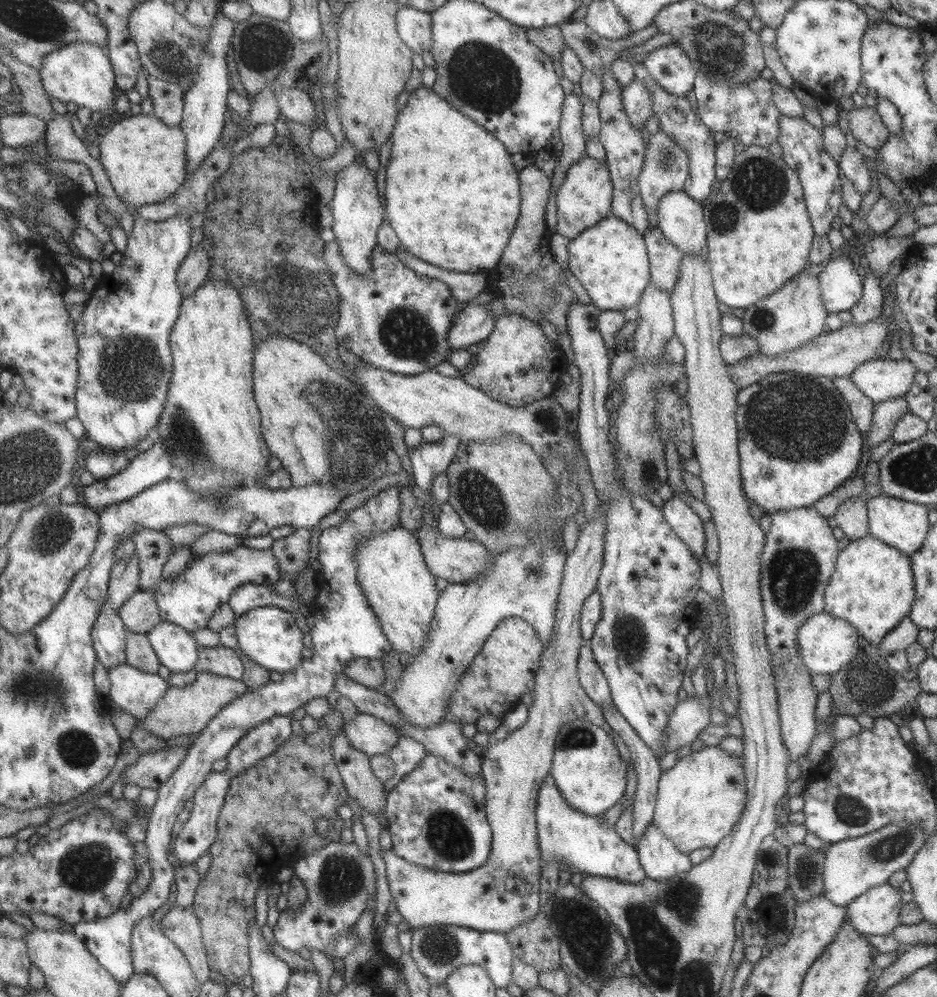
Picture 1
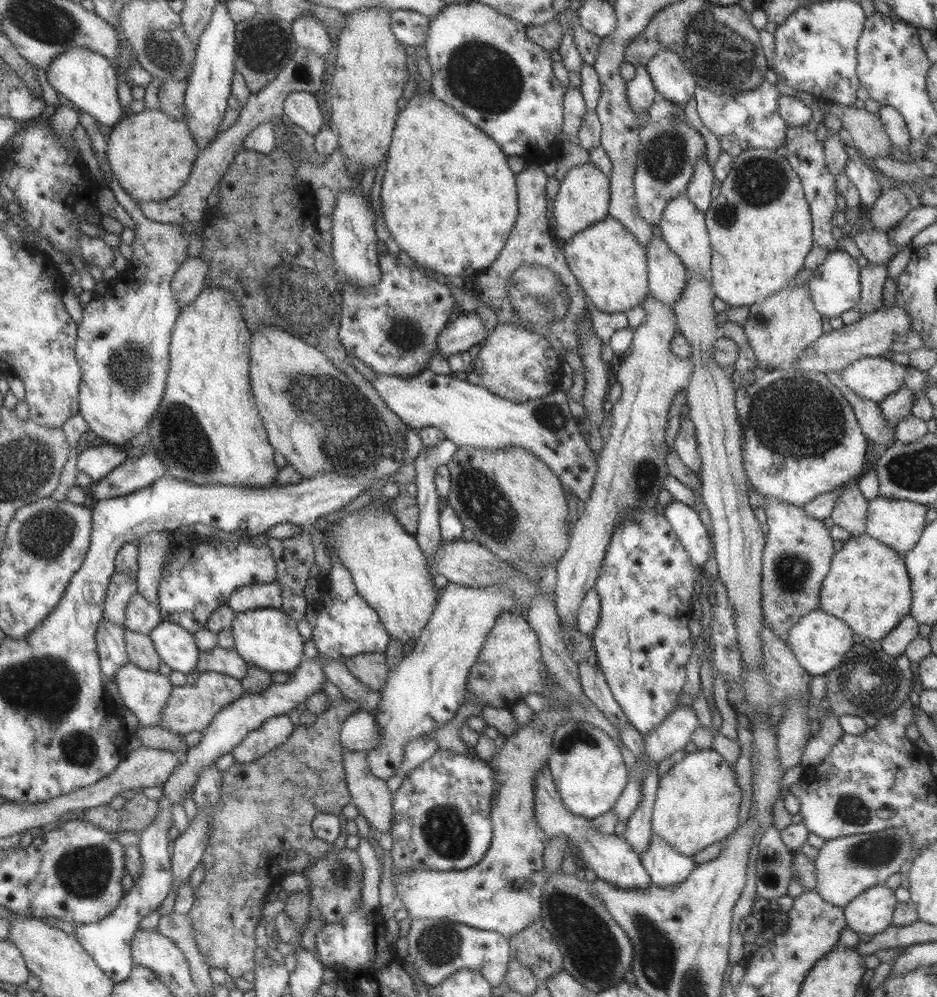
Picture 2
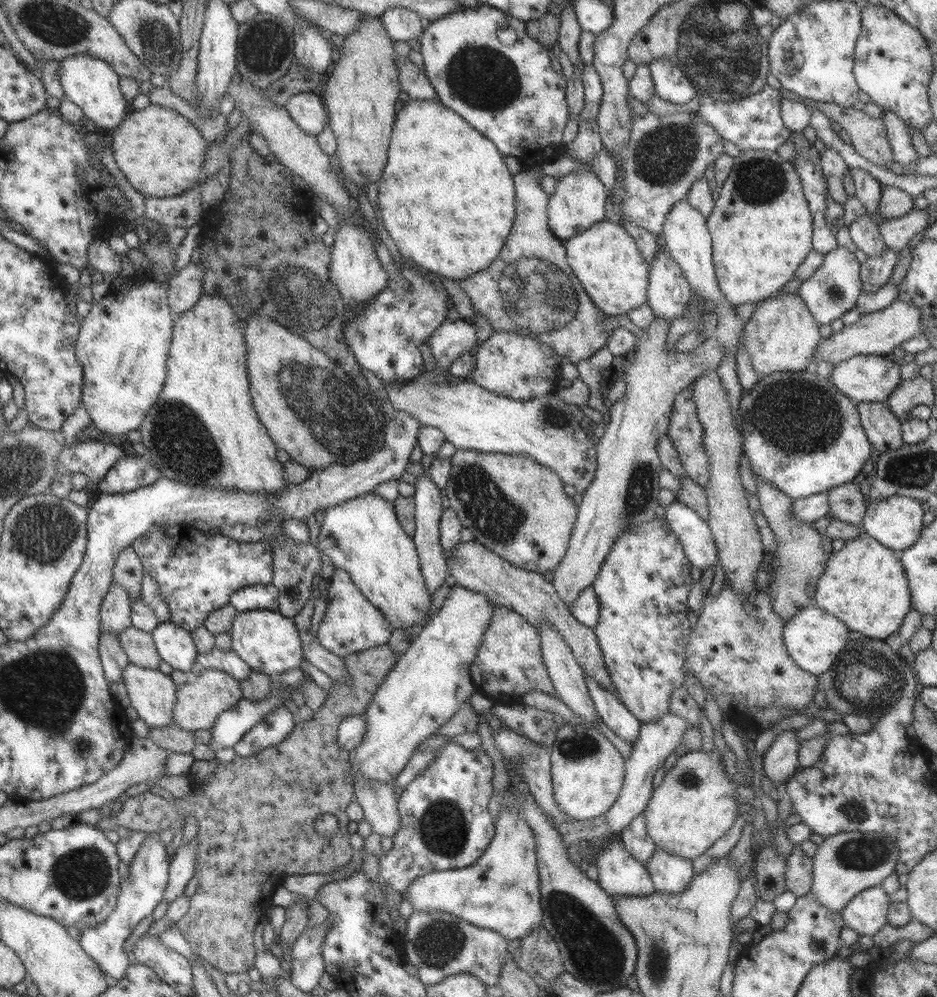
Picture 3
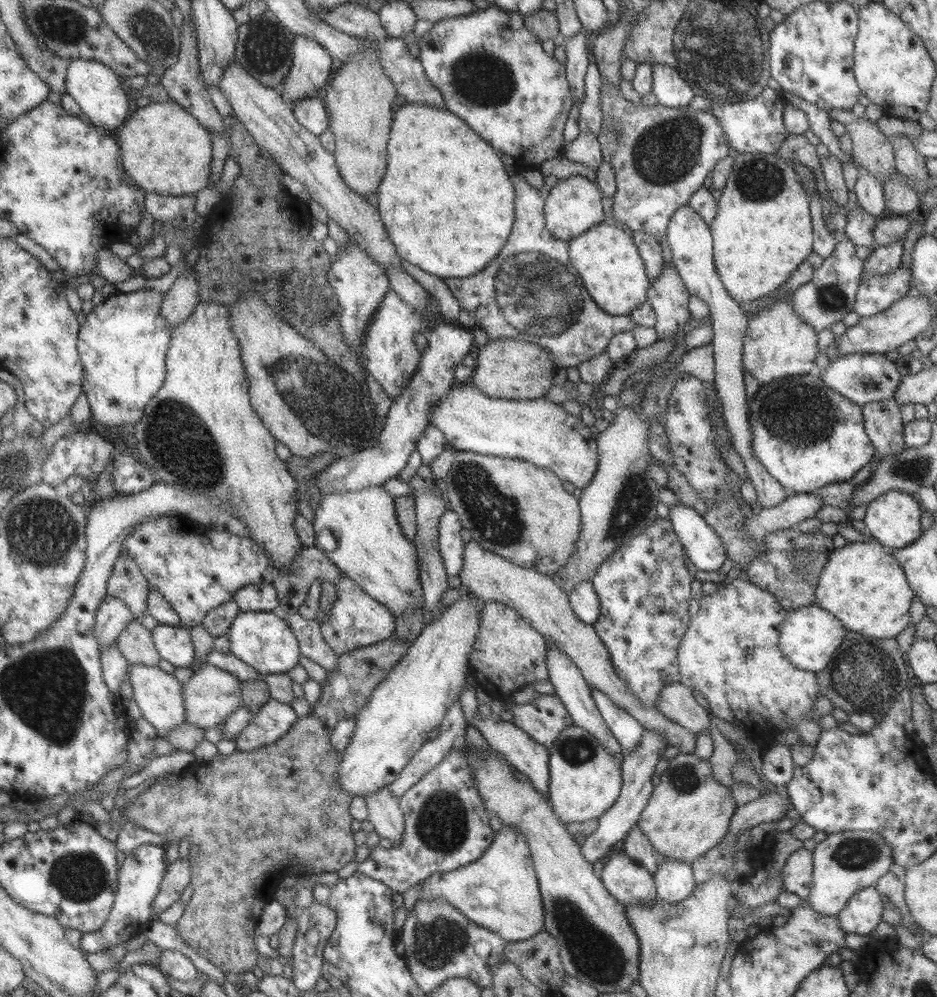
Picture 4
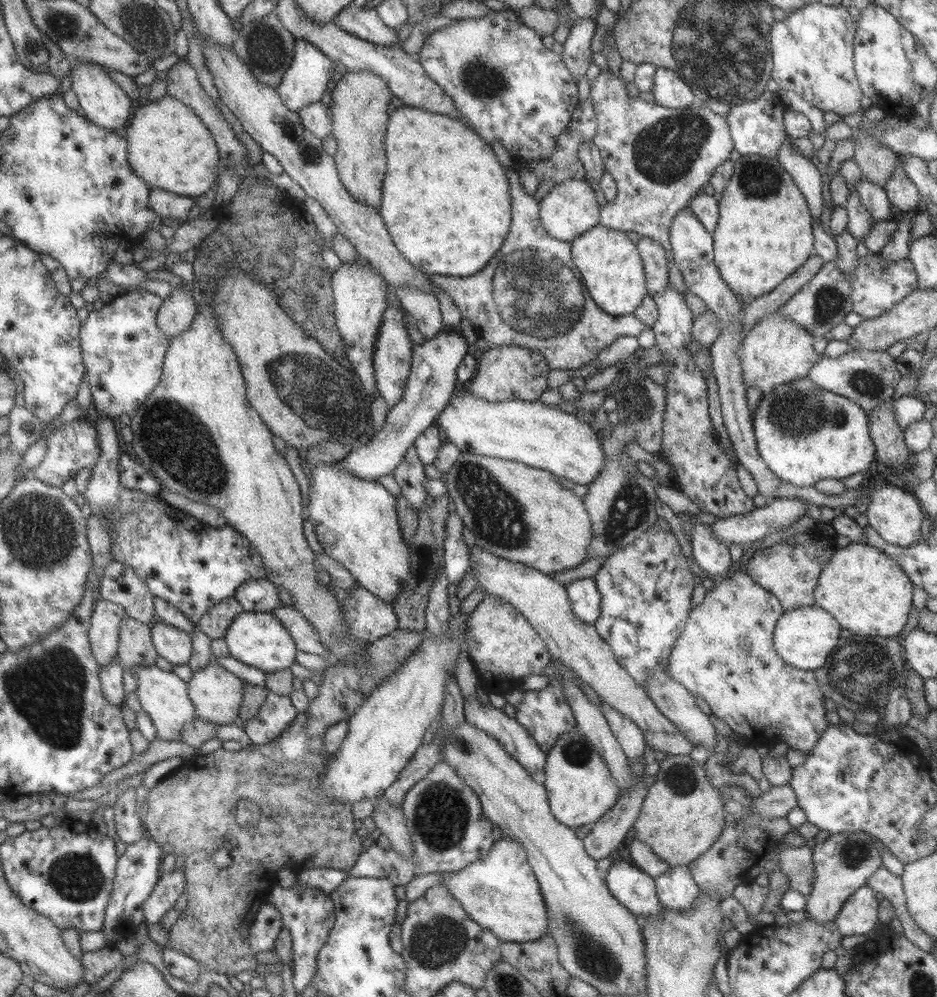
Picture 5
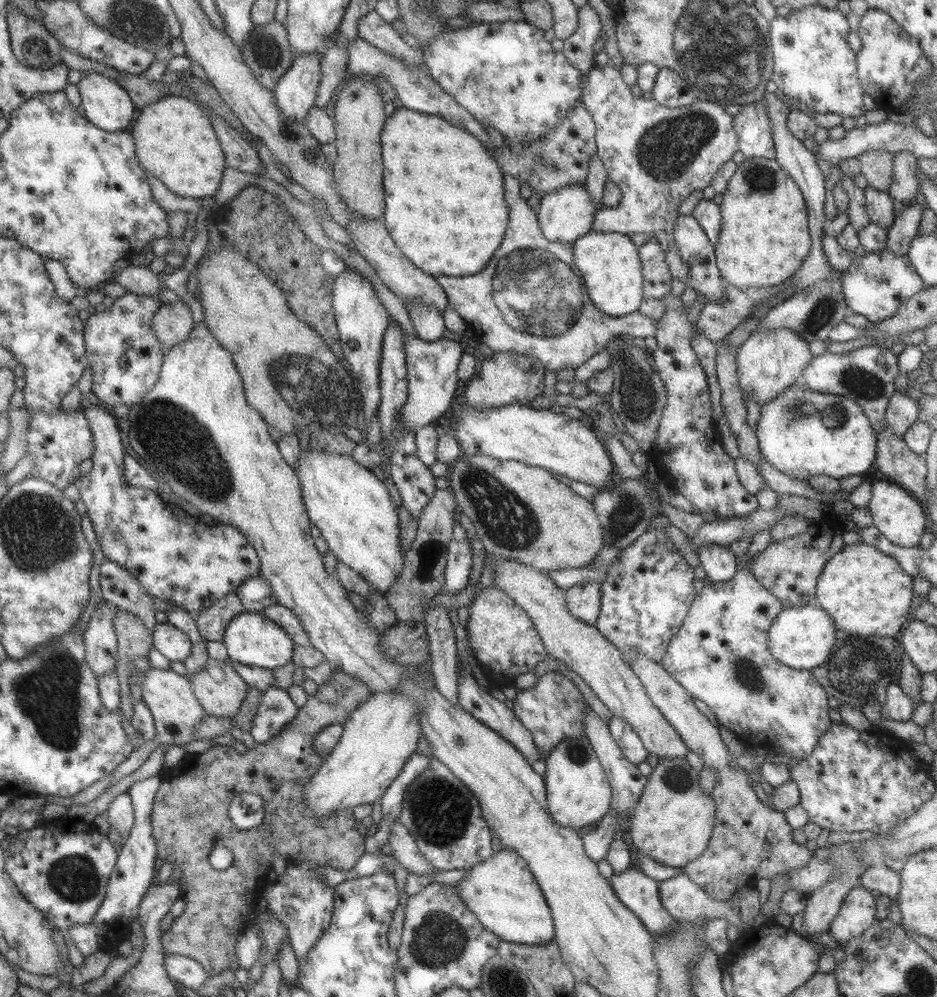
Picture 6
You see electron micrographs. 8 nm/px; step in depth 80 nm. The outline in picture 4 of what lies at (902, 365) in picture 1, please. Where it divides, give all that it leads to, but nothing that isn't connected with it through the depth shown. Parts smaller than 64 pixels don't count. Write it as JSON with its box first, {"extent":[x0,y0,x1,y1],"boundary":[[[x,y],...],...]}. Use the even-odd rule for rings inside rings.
{"extent":[818,353,901,407],"boundary":[[[855,353],[838,356],[821,371],[818,376],[829,390],[841,394],[847,401],[859,407],[869,402],[887,401],[892,398],[901,375],[893,361],[885,359],[883,354]]]}

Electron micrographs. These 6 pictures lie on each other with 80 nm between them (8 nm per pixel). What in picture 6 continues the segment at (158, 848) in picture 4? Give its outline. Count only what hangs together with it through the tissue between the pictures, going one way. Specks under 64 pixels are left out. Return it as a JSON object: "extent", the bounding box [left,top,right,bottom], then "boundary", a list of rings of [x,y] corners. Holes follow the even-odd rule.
{"extent":[65,774,161,957],"boundary":[[[155,774],[147,779],[135,781],[128,788],[127,793],[132,800],[134,810],[134,823],[117,855],[115,866],[109,876],[105,899],[97,907],[97,913],[89,925],[76,925],[65,931],[73,946],[83,957],[93,954],[107,941],[127,939],[130,934],[129,923],[137,919],[139,903],[143,899],[143,894],[157,879],[158,854],[152,837],[149,817],[152,813],[153,797],[160,782],[161,779]]]}

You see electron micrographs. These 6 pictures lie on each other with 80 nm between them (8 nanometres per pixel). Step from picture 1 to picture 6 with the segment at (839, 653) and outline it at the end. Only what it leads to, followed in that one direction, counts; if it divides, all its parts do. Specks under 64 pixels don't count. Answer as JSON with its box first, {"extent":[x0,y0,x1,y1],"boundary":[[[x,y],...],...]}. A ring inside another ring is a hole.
{"extent":[768,606,836,671],"boundary":[[[795,606],[782,608],[770,624],[768,645],[773,658],[795,670],[811,671],[821,666],[836,643],[835,625],[827,613],[819,606]]]}

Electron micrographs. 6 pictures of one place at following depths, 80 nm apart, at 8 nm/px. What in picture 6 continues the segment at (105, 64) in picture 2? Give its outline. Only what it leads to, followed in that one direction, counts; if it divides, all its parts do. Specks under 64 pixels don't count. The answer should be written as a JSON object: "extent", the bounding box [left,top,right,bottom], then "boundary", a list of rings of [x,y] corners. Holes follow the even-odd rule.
{"extent":[76,72,136,132],"boundary":[[[83,72],[76,83],[85,118],[107,132],[129,130],[136,106],[122,87],[95,72]]]}

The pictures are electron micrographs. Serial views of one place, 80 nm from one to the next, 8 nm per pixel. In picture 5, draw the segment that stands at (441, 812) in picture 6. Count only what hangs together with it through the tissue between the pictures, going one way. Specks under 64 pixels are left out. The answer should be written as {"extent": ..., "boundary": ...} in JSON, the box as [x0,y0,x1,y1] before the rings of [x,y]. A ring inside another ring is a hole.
{"extent":[296,760,494,894],"boundary":[[[443,760],[405,793],[399,807],[410,834],[412,853],[409,856],[401,856],[393,849],[386,851],[373,844],[361,852],[347,872],[333,868],[305,868],[296,875],[297,885],[303,889],[319,889],[328,894],[345,883],[346,878],[364,877],[385,878],[393,887],[405,887],[413,880],[413,876],[435,872],[457,873],[468,864],[483,858],[494,843],[491,822],[482,813],[477,795],[457,771]]]}

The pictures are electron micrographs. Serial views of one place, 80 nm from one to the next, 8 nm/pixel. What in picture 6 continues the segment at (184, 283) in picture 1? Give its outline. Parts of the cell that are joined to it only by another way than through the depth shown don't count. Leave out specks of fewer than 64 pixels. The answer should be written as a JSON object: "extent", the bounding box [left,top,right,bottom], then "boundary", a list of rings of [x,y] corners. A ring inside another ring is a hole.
{"extent":[151,301,194,350],"boundary":[[[181,301],[162,303],[155,311],[151,324],[157,340],[166,350],[183,342],[194,325],[191,310]]]}

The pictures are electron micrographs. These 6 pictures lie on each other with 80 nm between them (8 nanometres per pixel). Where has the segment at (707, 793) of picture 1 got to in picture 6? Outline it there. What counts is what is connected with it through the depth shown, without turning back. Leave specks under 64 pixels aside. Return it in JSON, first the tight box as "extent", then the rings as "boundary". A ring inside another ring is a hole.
{"extent":[629,757,715,869],"boundary":[[[661,757],[658,759],[658,763],[655,768],[652,769],[652,773],[649,778],[646,779],[645,786],[643,787],[643,793],[639,797],[635,808],[632,810],[632,815],[629,820],[629,836],[631,836],[631,842],[633,846],[647,857],[651,857],[654,861],[660,862],[662,865],[668,867],[675,867],[682,869],[688,862],[694,861],[702,852],[707,848],[710,835],[712,834],[712,828],[715,824],[715,803],[710,794],[704,793],[701,785],[699,784],[700,772],[691,768],[691,766],[685,761],[684,757],[667,758]]]}

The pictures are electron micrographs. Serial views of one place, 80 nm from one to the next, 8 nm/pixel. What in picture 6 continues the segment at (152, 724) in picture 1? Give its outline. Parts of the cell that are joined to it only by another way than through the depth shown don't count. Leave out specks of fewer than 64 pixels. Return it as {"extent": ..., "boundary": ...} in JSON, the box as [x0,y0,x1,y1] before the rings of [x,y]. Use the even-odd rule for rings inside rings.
{"extent":[187,658,249,719],"boundary":[[[212,658],[201,672],[187,678],[204,714],[215,718],[233,719],[249,690],[231,663]]]}

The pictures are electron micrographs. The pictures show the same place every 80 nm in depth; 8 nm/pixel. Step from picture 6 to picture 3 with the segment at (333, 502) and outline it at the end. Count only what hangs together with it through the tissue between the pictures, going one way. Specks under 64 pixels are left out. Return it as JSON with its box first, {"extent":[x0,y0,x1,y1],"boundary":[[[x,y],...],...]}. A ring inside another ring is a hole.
{"extent":[318,492,431,631],"boundary":[[[369,492],[330,506],[324,514],[323,520],[319,522],[318,550],[330,558],[335,568],[343,569],[350,576],[356,589],[383,614],[392,631],[421,622],[429,612],[431,596],[421,576],[414,543],[401,529],[393,503]]]}

